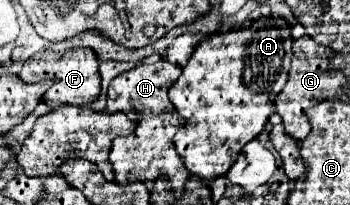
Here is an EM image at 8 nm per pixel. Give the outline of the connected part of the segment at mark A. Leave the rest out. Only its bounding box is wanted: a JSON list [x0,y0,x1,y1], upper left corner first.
[168,18,292,180]

